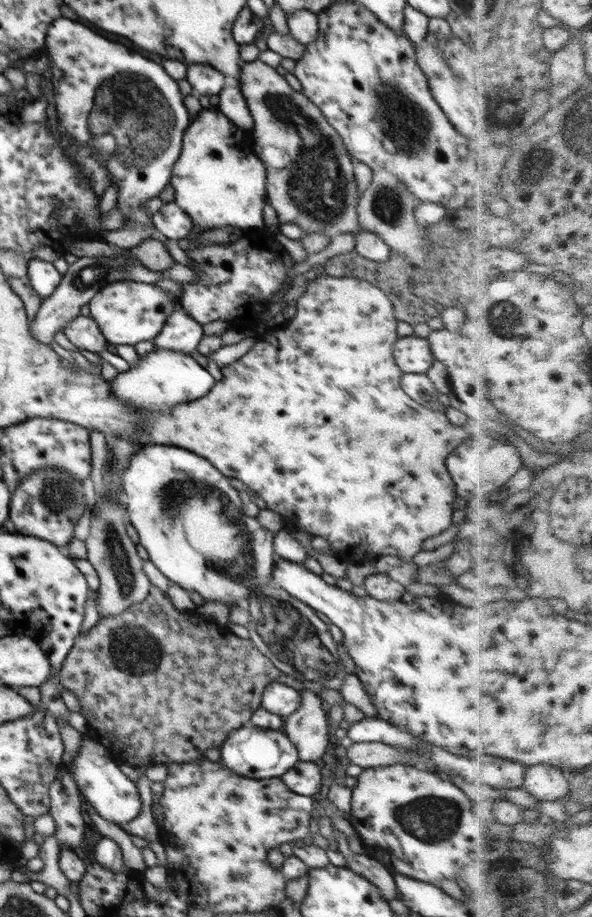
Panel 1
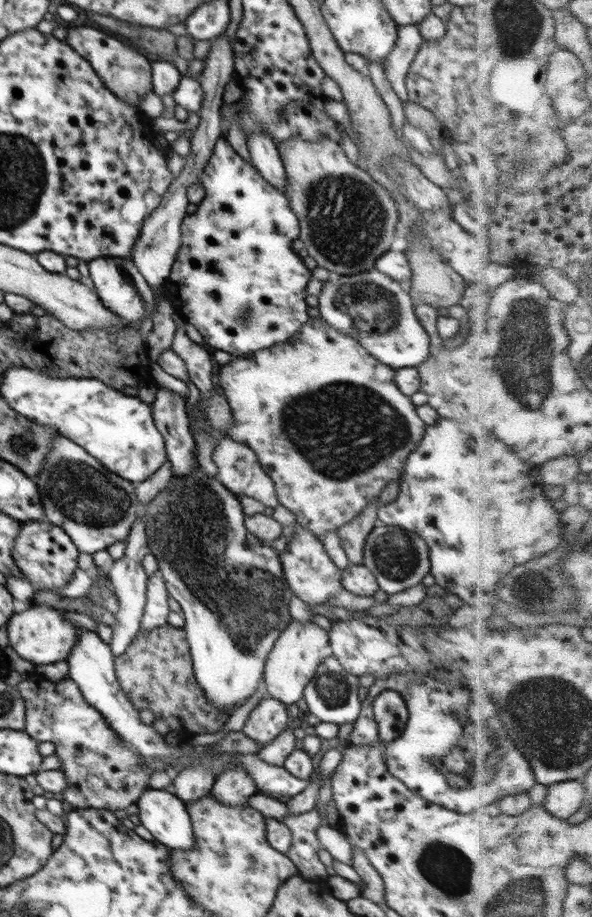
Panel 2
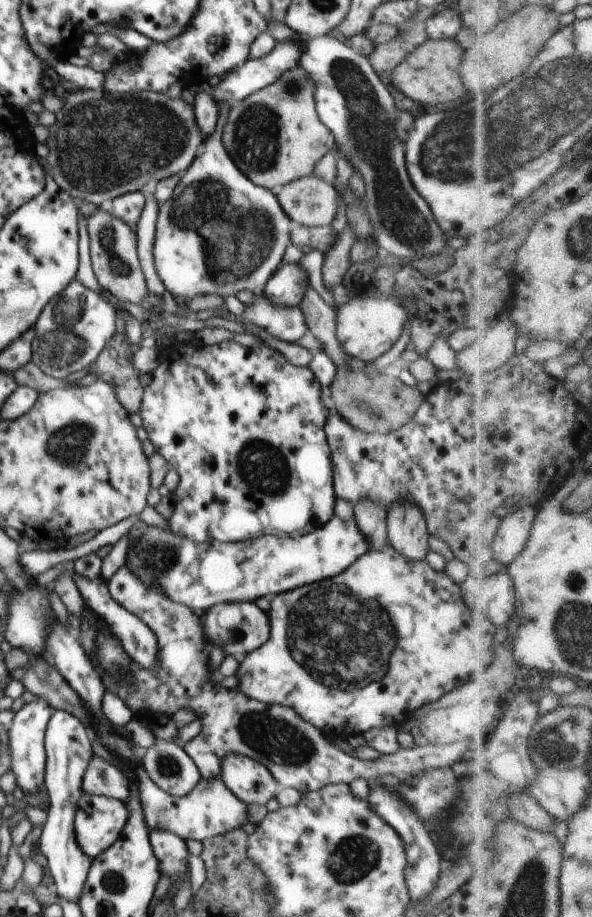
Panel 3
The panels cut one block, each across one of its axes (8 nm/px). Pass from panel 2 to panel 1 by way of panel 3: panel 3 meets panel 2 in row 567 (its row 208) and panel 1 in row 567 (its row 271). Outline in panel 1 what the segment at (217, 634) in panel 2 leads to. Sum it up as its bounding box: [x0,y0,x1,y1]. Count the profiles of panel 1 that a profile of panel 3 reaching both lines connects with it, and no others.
[122,445,277,607]

